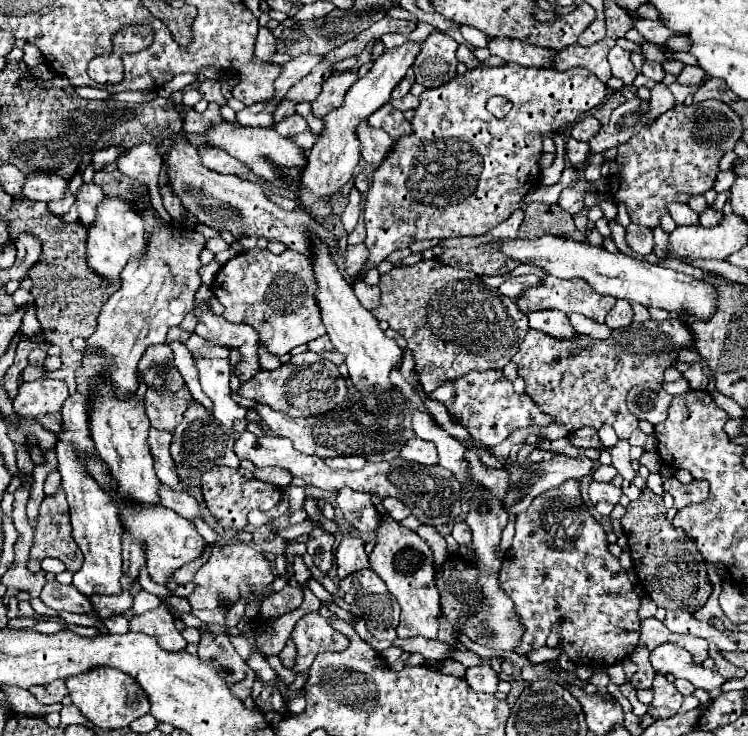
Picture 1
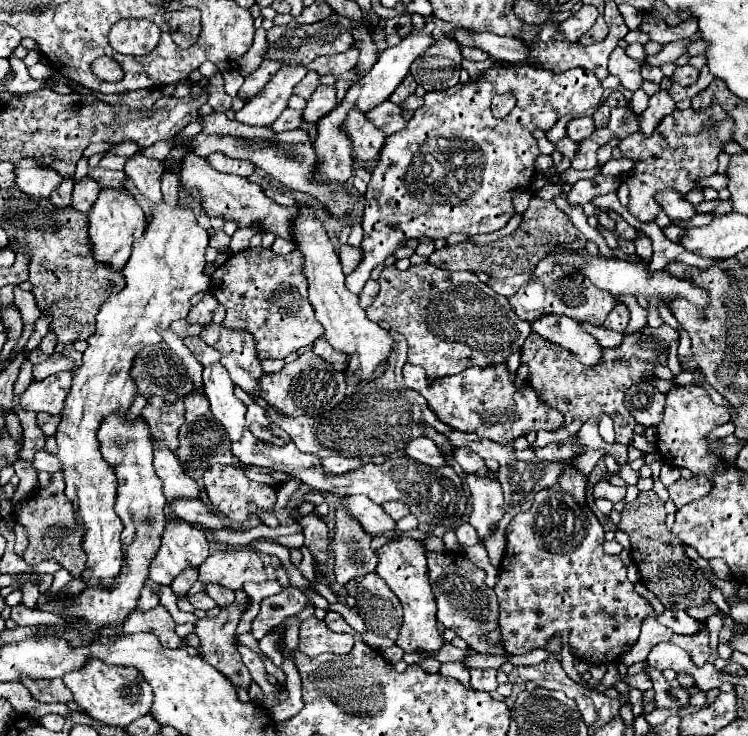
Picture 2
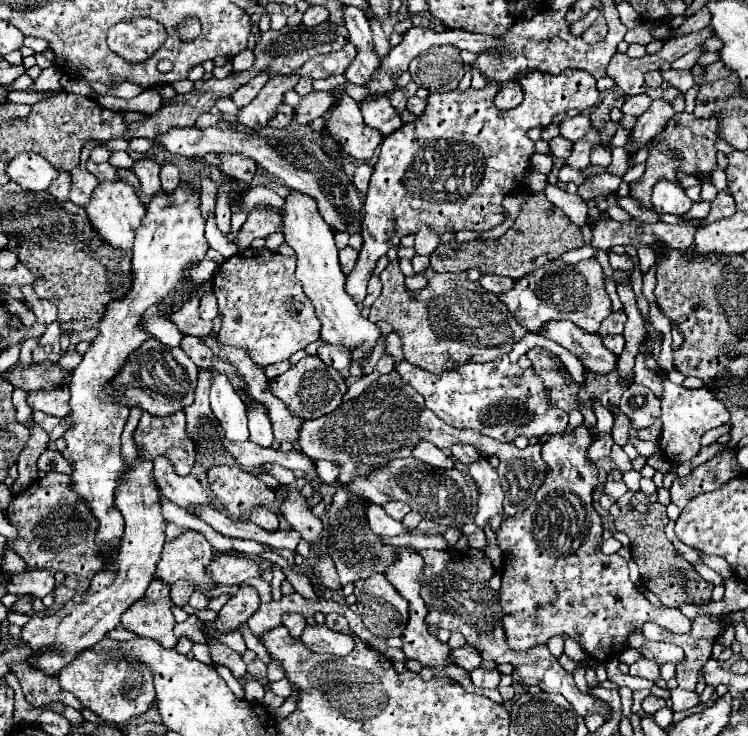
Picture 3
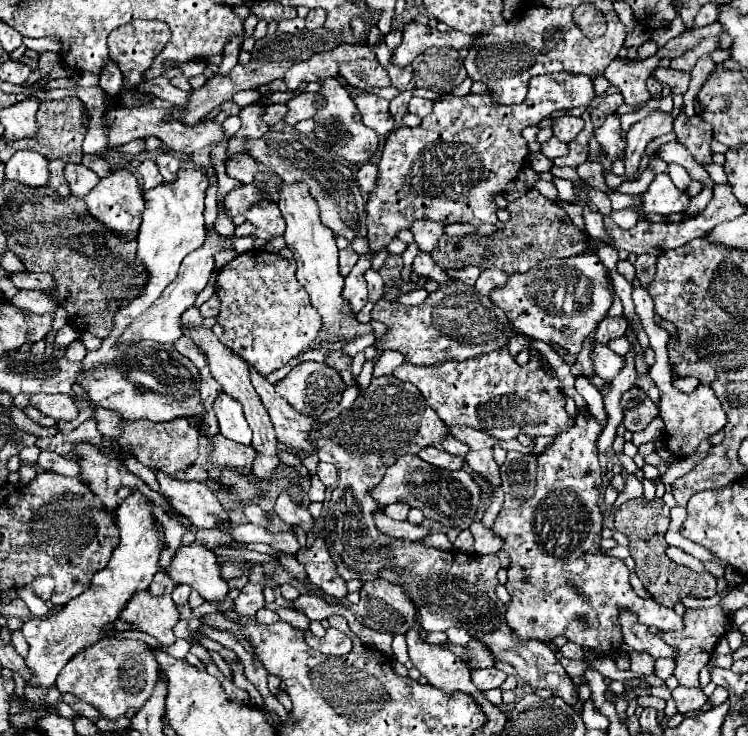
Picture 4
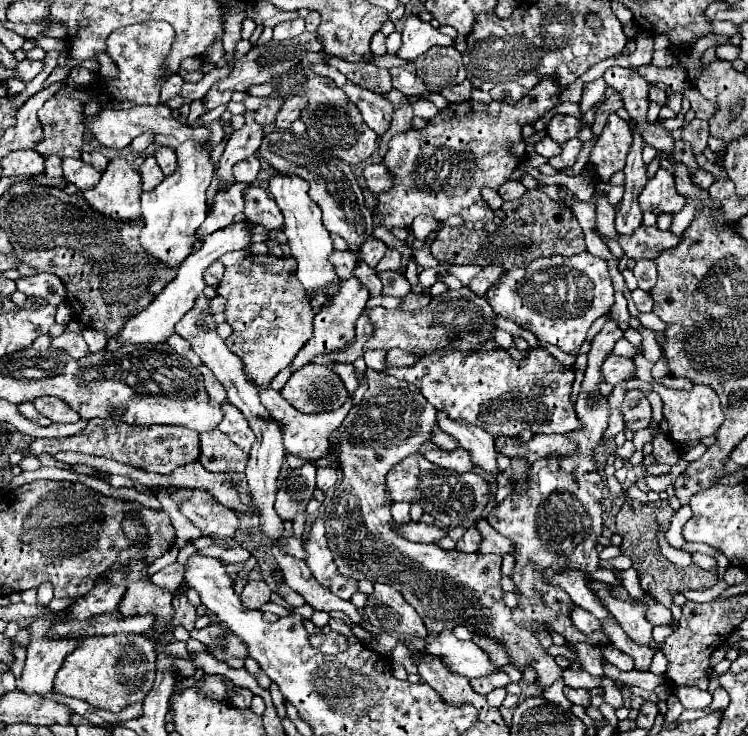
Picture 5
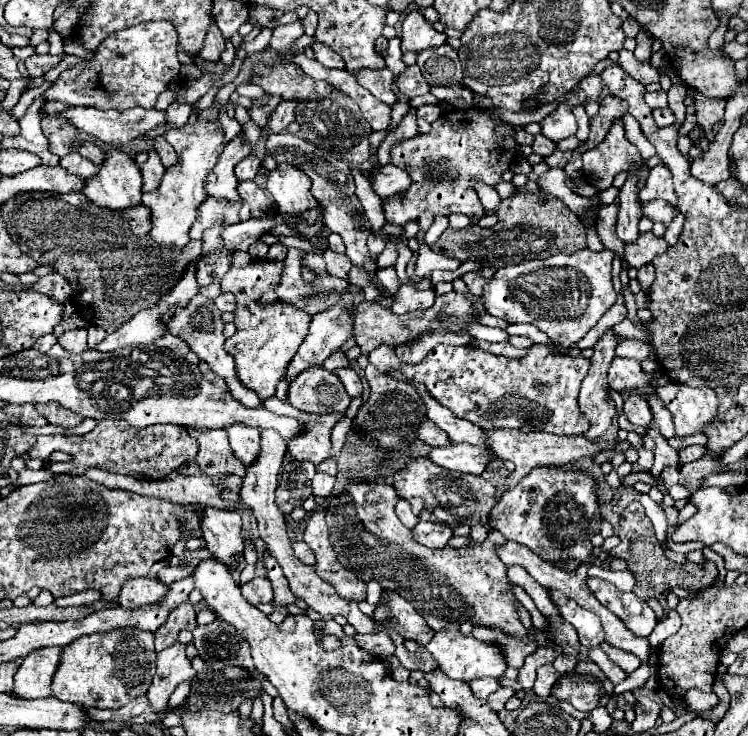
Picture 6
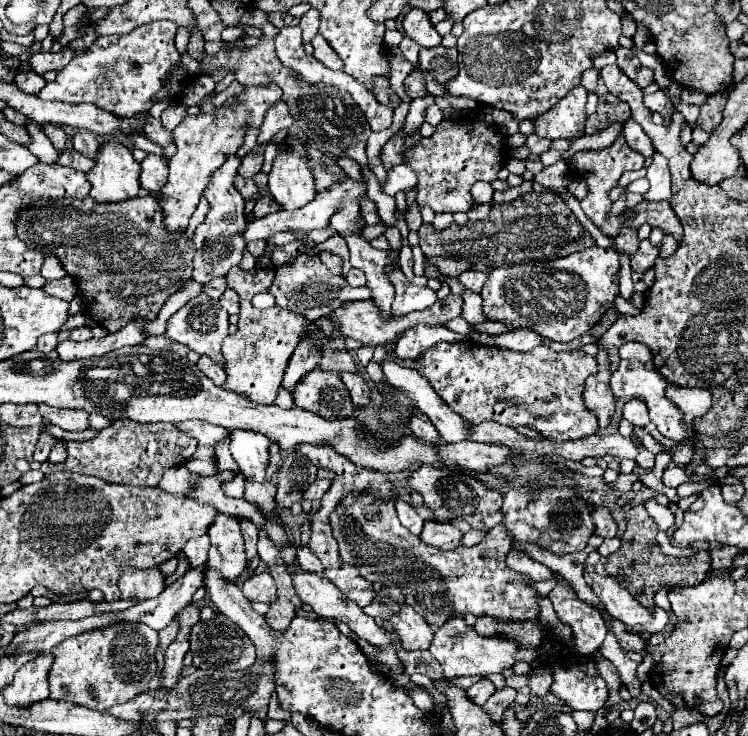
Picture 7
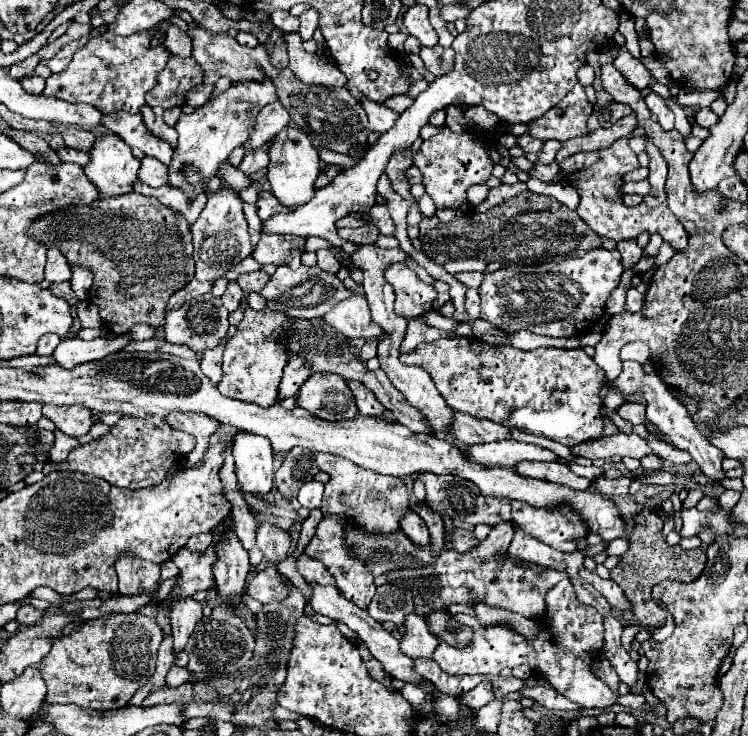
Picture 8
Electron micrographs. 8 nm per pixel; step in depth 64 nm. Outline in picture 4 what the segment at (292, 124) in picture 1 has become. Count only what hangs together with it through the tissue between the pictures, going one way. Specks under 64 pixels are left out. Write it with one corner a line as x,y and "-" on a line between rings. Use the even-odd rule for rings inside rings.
270,104
266,106
264,114
262,114
262,120
268,124
268,126
274,126
276,122
280,122
284,118
284,112
286,112
286,104

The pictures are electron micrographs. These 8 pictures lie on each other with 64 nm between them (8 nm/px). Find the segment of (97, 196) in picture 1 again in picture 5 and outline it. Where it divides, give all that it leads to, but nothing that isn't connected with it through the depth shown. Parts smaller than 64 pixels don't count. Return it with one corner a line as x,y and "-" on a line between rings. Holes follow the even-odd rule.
64,158
62,160
62,168
64,168
64,176
78,186
80,192
96,186
96,182
100,180
100,172
94,170
88,162
80,160
80,158

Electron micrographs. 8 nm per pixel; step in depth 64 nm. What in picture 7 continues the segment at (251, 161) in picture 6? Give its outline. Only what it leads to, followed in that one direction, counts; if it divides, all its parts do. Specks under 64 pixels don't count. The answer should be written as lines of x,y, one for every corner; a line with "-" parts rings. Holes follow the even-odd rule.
248,152
248,154
242,158
240,166
238,166
238,174
240,174
240,176
244,176
244,178
252,178
254,174
258,174
258,172
260,172
262,164
264,164
264,156
262,156
262,154

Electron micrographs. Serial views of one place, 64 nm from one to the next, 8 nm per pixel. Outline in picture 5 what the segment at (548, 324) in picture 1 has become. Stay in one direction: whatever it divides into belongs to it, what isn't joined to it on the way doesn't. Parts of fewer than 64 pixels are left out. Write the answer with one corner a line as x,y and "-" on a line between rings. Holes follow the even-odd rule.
608,356
608,360
604,362
604,378
608,384
616,386
628,378
636,378
636,366
634,366
634,360
632,358
624,358
624,356

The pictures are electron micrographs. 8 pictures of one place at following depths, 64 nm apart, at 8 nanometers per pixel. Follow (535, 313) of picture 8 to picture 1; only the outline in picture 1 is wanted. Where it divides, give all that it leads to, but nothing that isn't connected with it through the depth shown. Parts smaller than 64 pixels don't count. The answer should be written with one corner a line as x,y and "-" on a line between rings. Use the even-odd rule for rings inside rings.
546,276
542,278
542,282
534,288
526,288
518,298
516,298
516,306
522,314
530,314
534,310
560,310
564,314
568,312
578,312
578,314
584,314
586,318
592,318
596,322
604,322
606,314
612,310
616,298
612,296
604,296
604,294
598,294
586,280
580,280
580,278
572,278
572,280
566,280
566,278
556,278
556,276

